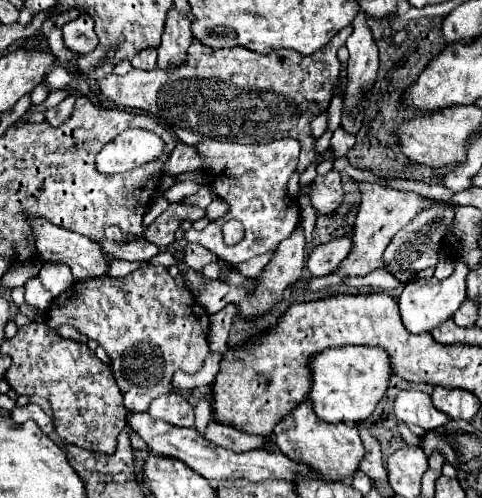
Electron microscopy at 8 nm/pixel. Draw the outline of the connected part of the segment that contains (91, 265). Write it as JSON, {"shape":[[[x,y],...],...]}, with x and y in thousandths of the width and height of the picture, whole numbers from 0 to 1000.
{"shape":[[[64,436],[60,452],[68,460],[68,476],[77,488],[77,508],[89,524],[114,524],[114,528],[135,528],[147,536],[156,564],[176,564],[185,556],[210,556],[222,548],[226,540],[226,520],[218,520],[218,512],[210,512],[210,496],[201,496],[197,484],[189,484],[176,472],[139,464],[135,456],[110,452],[106,444],[89,440],[89,436]]]}

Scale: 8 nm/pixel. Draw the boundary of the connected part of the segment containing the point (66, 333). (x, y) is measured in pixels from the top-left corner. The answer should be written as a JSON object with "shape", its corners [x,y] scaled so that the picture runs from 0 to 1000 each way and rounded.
{"shape":[[[131,653],[118,665],[131,679],[145,679],[154,685],[172,691],[180,691],[183,687],[183,679],[176,673],[166,671],[151,657],[143,653]]]}

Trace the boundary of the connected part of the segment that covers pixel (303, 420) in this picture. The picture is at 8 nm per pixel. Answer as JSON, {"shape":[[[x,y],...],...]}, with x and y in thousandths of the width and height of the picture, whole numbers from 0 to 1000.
{"shape":[[[629,805],[604,829],[595,829],[571,853],[566,878],[575,898],[604,922],[649,930],[649,938],[666,938],[666,946],[691,946],[691,954],[666,954],[691,966],[716,966],[720,958],[728,958],[745,942],[745,926],[753,922],[753,890],[741,861],[720,849],[678,849],[658,841],[645,805]]]}

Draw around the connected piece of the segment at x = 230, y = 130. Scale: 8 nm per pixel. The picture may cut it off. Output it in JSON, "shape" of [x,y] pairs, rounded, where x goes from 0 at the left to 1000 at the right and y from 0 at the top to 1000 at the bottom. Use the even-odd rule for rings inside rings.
{"shape":[[[728,54],[707,58],[666,102],[649,110],[616,110],[616,102],[562,102],[558,110],[533,110],[508,94],[450,98],[425,94],[409,82],[388,98],[388,122],[351,139],[313,139],[284,143],[272,139],[263,151],[226,151],[205,163],[205,191],[247,215],[247,219],[288,219],[322,231],[334,243],[351,243],[355,263],[388,291],[409,291],[425,279],[479,283],[479,287],[562,287],[575,279],[608,275],[624,287],[624,319],[616,347],[624,351],[658,315],[654,275],[645,271],[649,235],[678,223],[691,195],[691,175],[707,147],[707,122],[699,118],[699,98],[716,90],[716,78],[728,70]]]}

